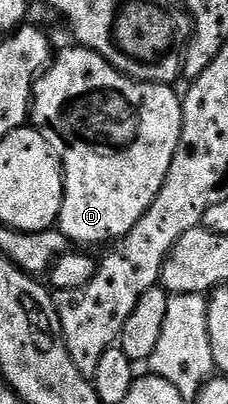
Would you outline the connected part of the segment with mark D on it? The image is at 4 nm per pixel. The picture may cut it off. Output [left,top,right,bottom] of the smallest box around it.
[29,47,182,247]

